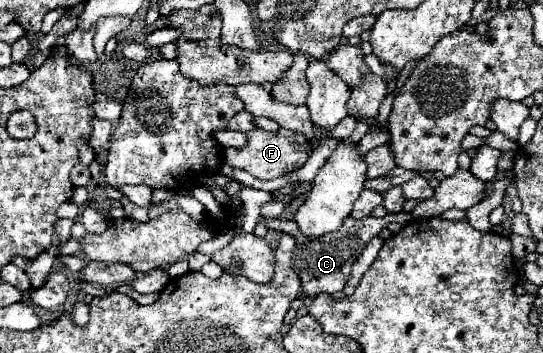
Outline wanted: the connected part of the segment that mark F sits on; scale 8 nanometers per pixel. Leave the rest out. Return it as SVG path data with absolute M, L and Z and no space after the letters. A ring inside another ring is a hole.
M254 129L248 133L248 145L242 149L228 147L224 149L224 163L228 163L234 169L244 169L256 179L268 181L276 179L284 173L290 173L292 169L300 169L310 155L310 143L302 133L290 131L290 129L278 129L276 133L268 133L262 129Z

